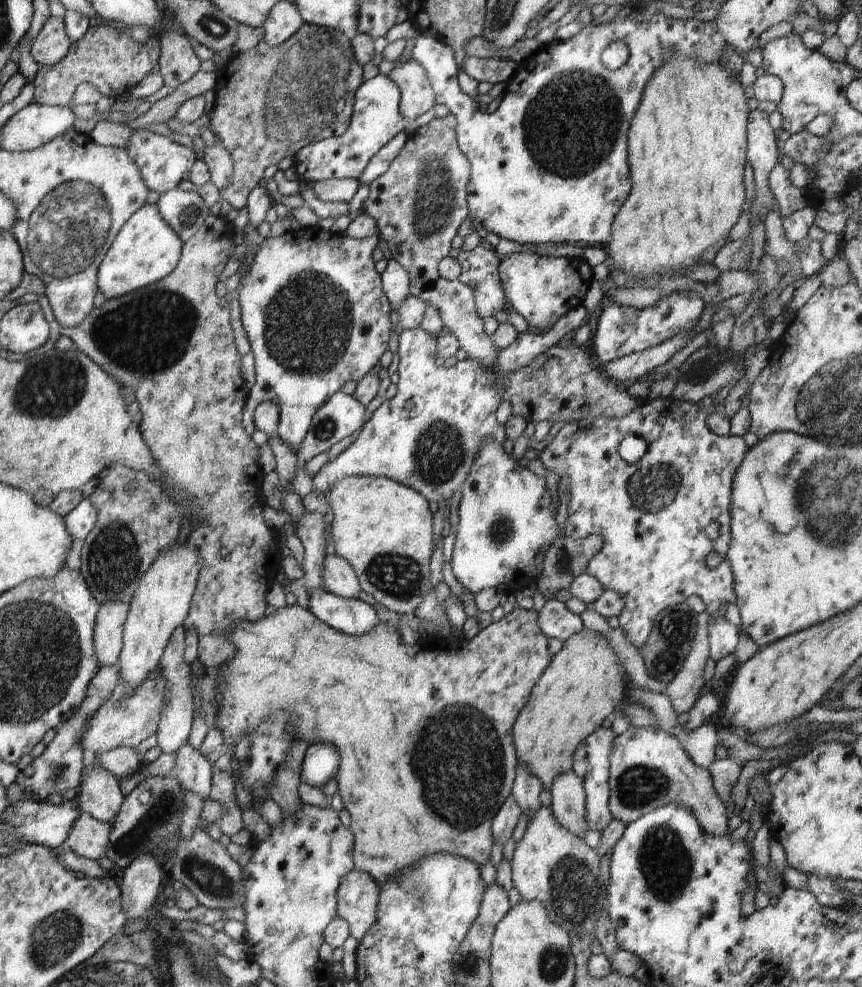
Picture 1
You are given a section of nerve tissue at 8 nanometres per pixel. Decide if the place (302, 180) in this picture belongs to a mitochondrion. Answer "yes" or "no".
no

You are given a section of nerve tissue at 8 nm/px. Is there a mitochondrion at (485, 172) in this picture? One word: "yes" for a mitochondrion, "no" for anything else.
no

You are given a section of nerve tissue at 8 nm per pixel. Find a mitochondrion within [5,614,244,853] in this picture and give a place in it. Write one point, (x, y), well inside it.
(58, 772)

